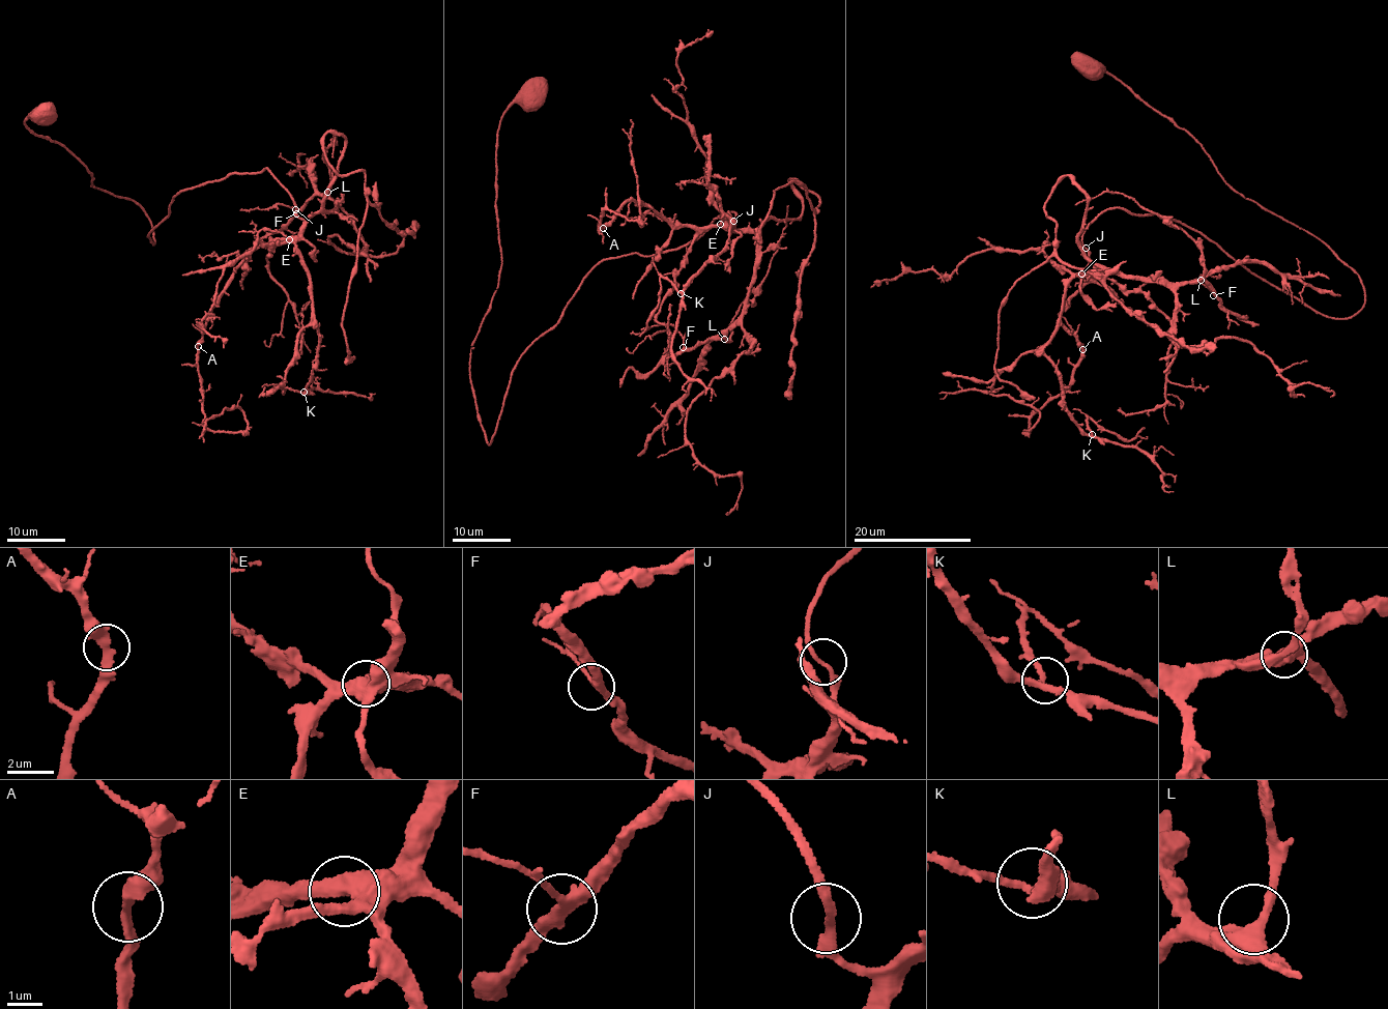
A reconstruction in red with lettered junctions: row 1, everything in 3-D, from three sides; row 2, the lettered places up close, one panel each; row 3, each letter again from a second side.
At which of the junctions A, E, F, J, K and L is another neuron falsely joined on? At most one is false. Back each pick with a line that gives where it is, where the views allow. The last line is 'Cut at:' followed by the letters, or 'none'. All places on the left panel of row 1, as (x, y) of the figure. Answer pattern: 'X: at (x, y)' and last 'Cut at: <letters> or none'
Cut at: none

